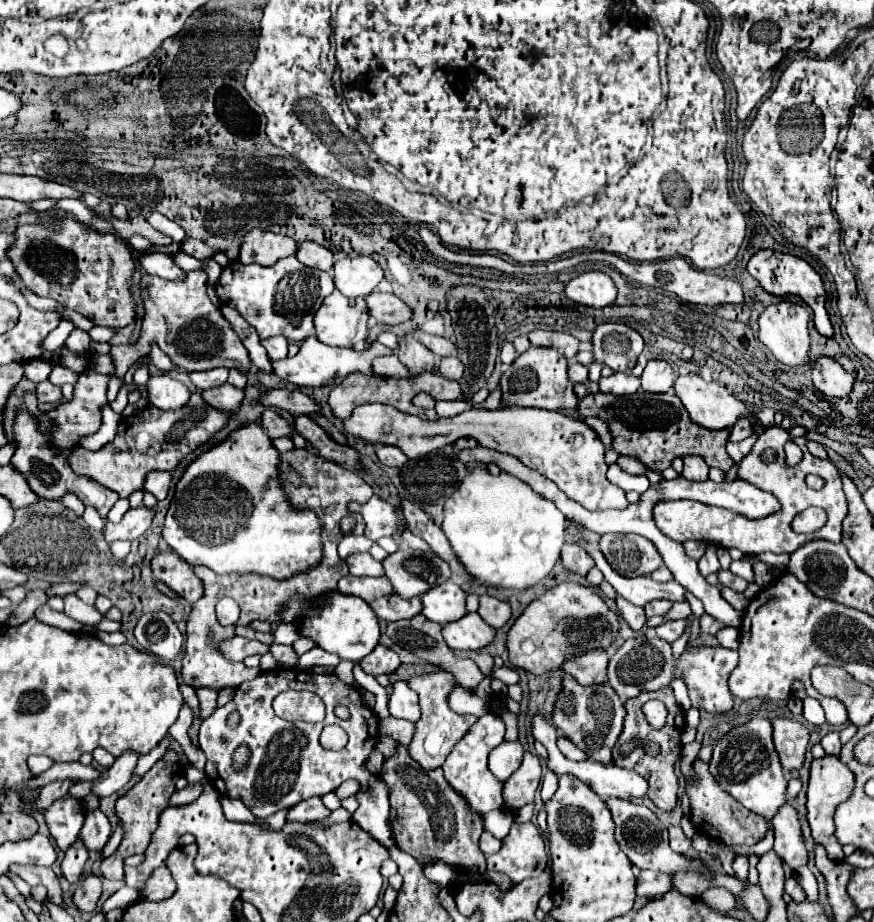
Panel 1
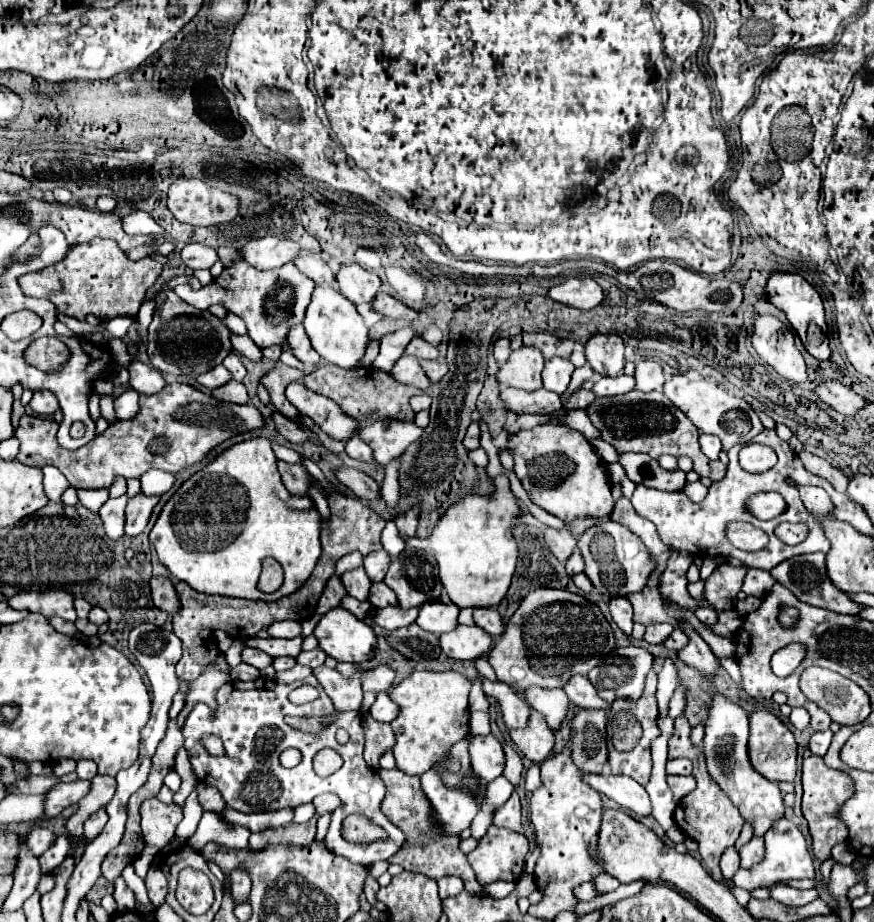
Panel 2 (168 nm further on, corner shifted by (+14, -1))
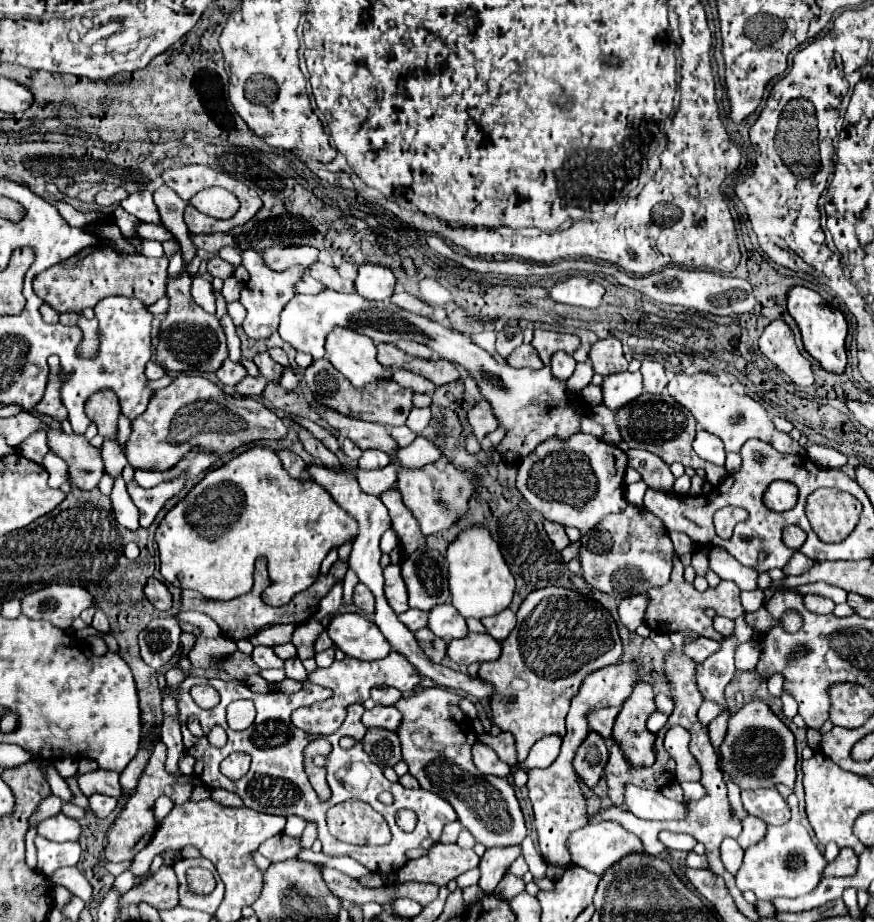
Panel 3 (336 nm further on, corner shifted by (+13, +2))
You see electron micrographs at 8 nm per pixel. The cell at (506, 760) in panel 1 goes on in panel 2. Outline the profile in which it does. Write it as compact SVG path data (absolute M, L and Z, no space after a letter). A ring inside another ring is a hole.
M487 735L487 737L475 737L471 747L469 747L471 763L477 775L489 783L495 777L499 777L505 769L505 753L497 737Z

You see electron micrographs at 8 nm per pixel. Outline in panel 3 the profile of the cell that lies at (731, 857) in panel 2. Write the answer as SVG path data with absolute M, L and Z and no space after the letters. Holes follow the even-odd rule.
M726 838L722 842L720 852L722 852L722 864L724 864L724 868L730 874L736 874L740 870L740 866L742 866L742 856L744 856L744 850L740 848L740 844L736 840L732 840L732 838Z

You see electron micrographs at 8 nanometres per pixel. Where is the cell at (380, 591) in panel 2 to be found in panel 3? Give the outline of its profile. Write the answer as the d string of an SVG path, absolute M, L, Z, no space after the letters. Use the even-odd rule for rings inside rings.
M390 564L384 570L384 578L386 578L386 598L388 604L394 608L396 614L406 612L408 610L408 592L406 592L406 584L402 580L400 574L400 564Z

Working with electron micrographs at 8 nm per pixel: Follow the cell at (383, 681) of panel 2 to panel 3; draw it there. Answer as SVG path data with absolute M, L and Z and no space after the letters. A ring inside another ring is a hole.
M374 688L372 692L372 700L376 700L382 706L394 706L400 698L402 692L398 692L396 688Z

